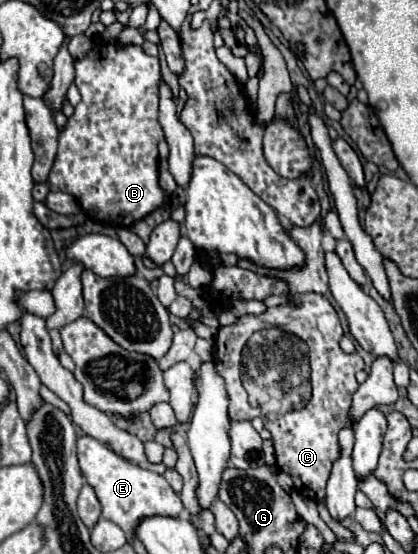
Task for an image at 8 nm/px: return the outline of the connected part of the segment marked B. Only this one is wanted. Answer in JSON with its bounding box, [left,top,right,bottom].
[48,40,170,228]

